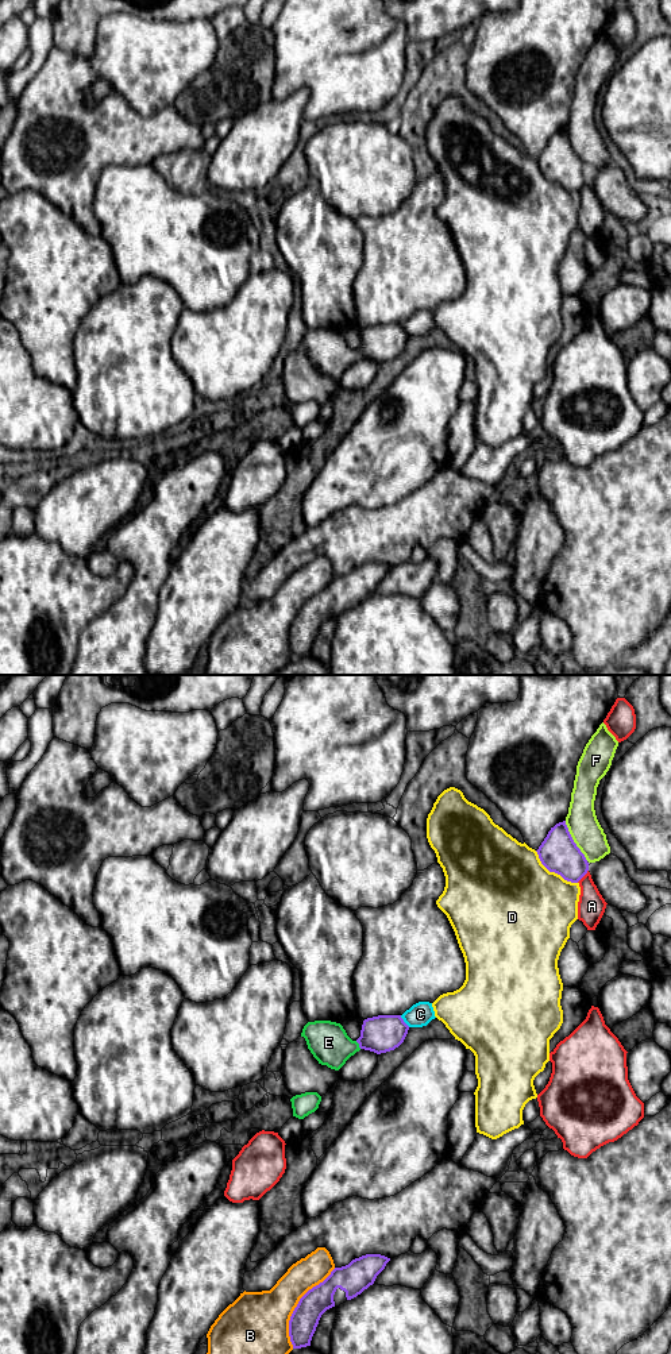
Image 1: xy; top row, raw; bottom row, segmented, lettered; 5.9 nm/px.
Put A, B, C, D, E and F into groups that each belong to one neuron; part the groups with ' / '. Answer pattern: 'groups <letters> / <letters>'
groups A / B / C / D / E / F

